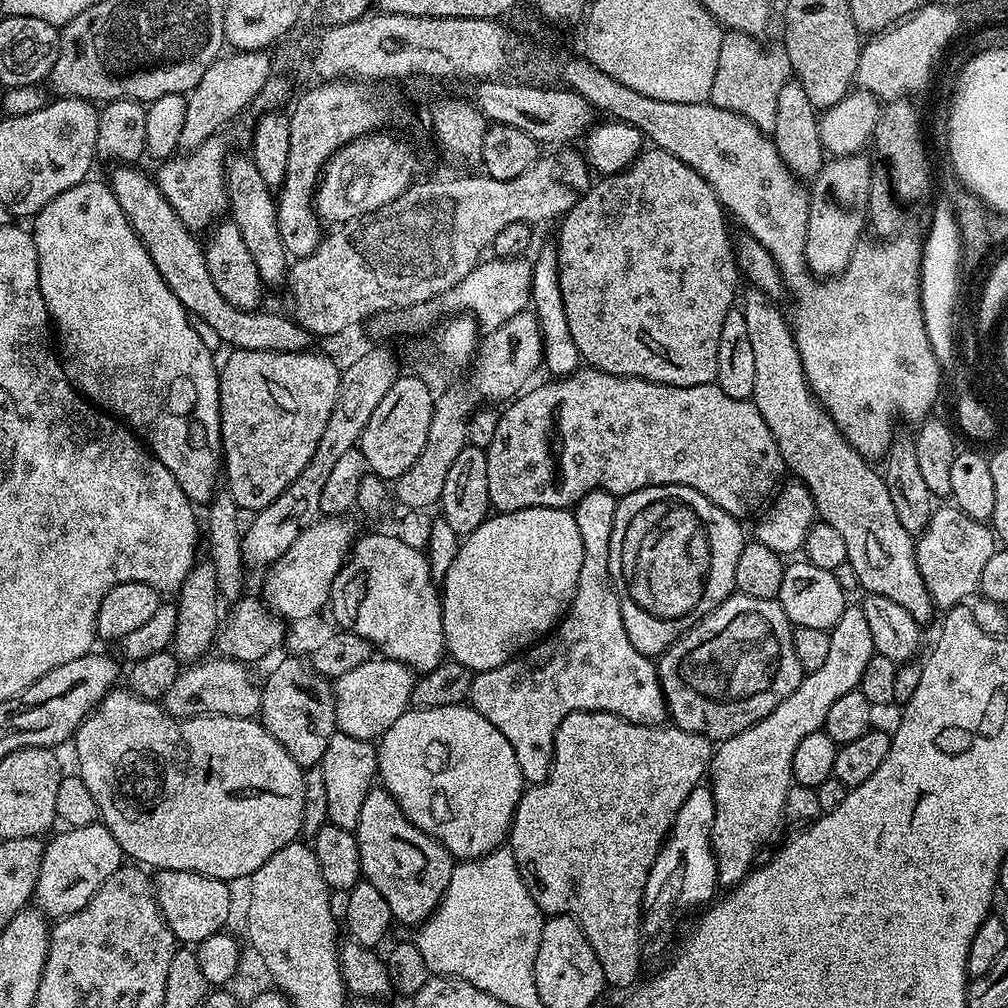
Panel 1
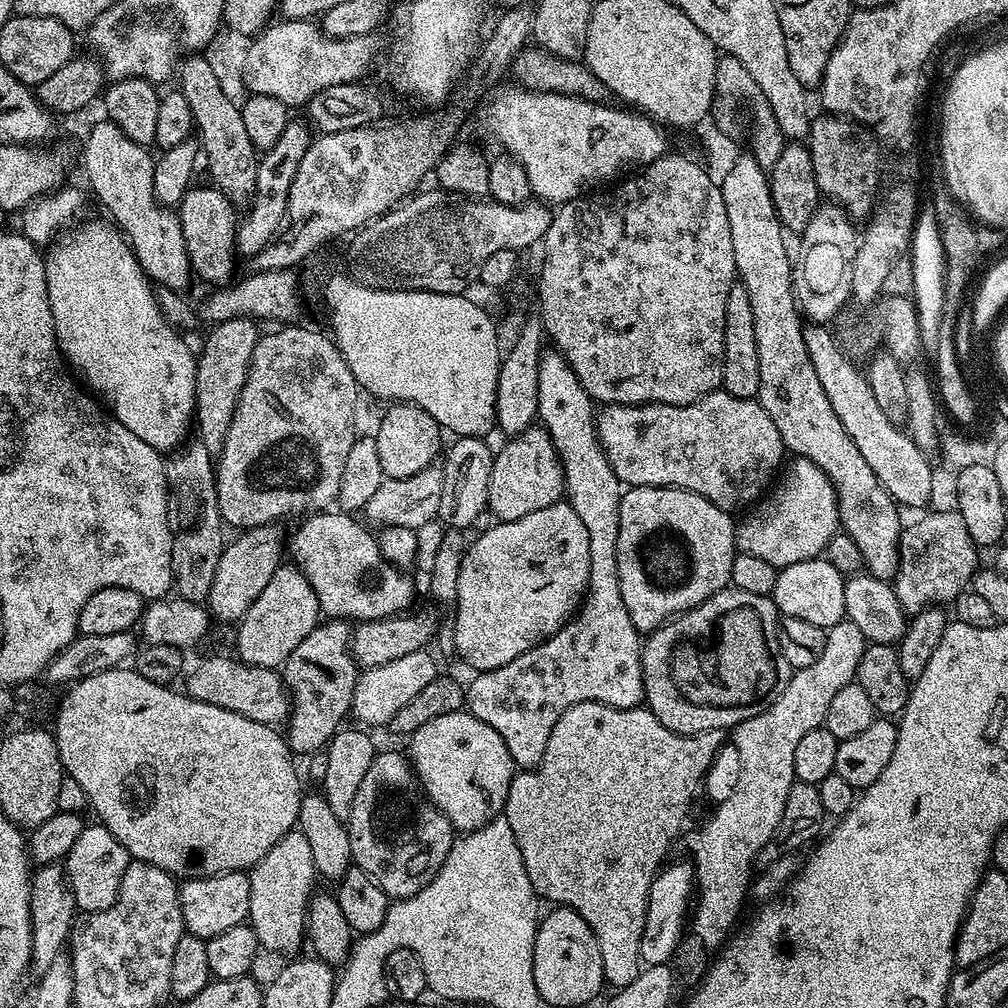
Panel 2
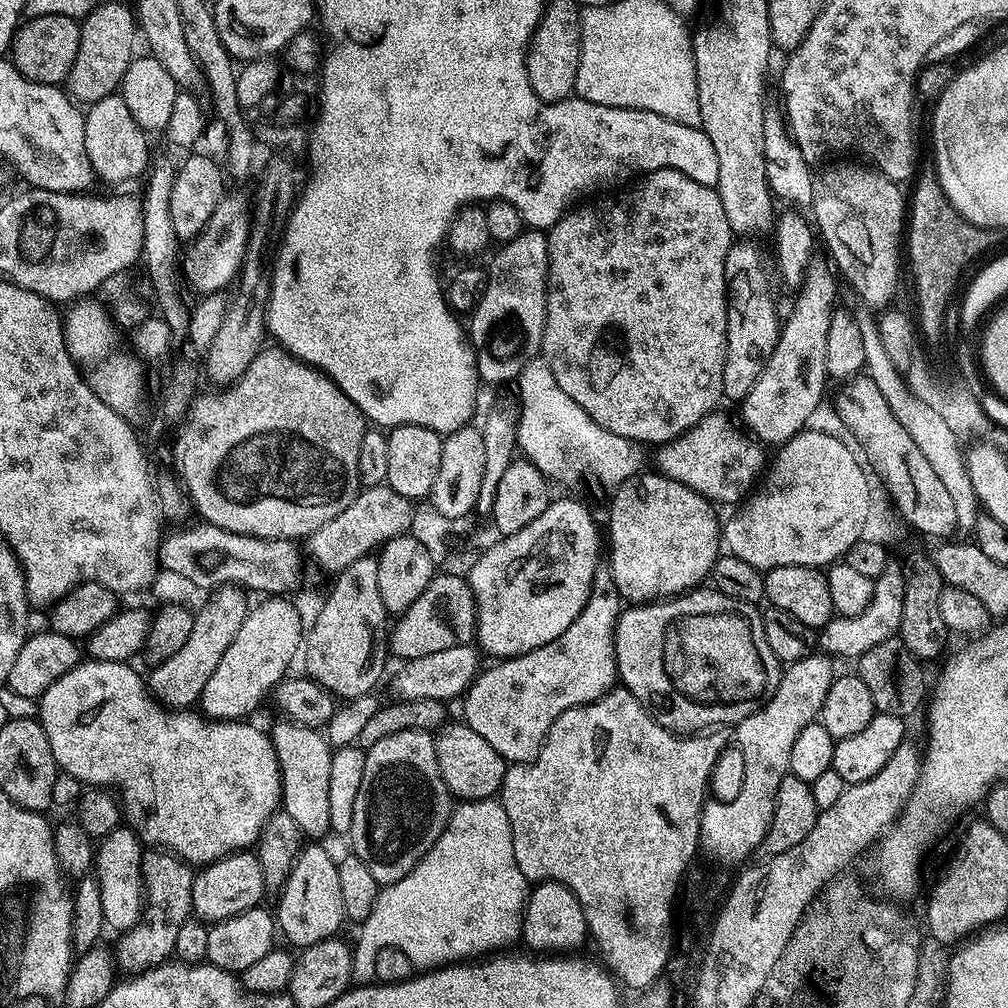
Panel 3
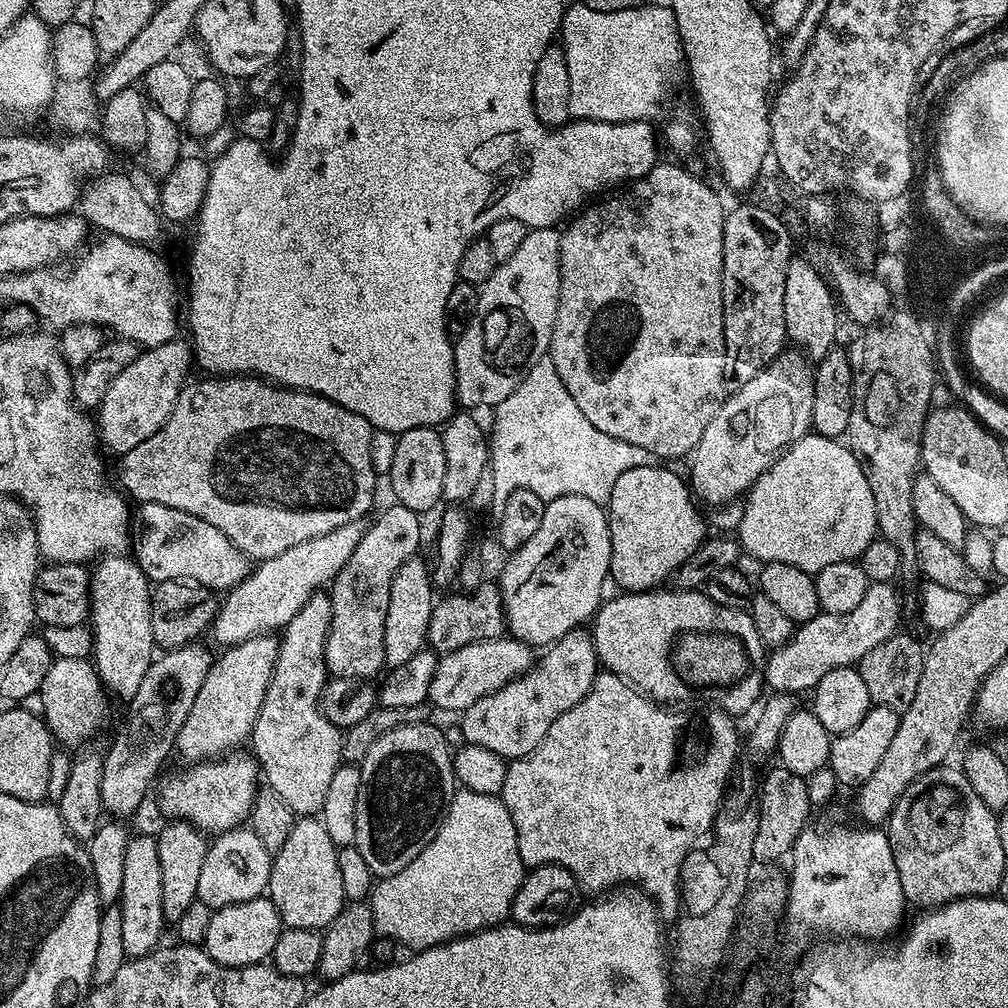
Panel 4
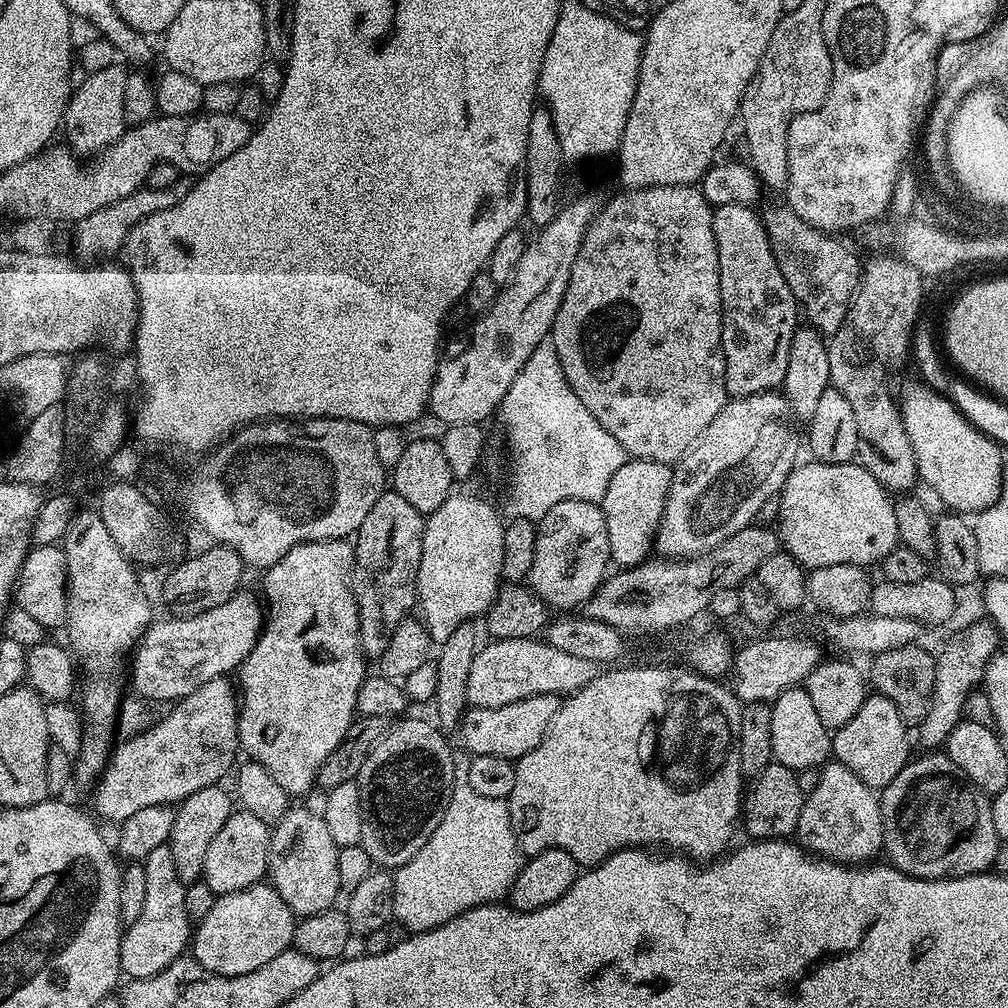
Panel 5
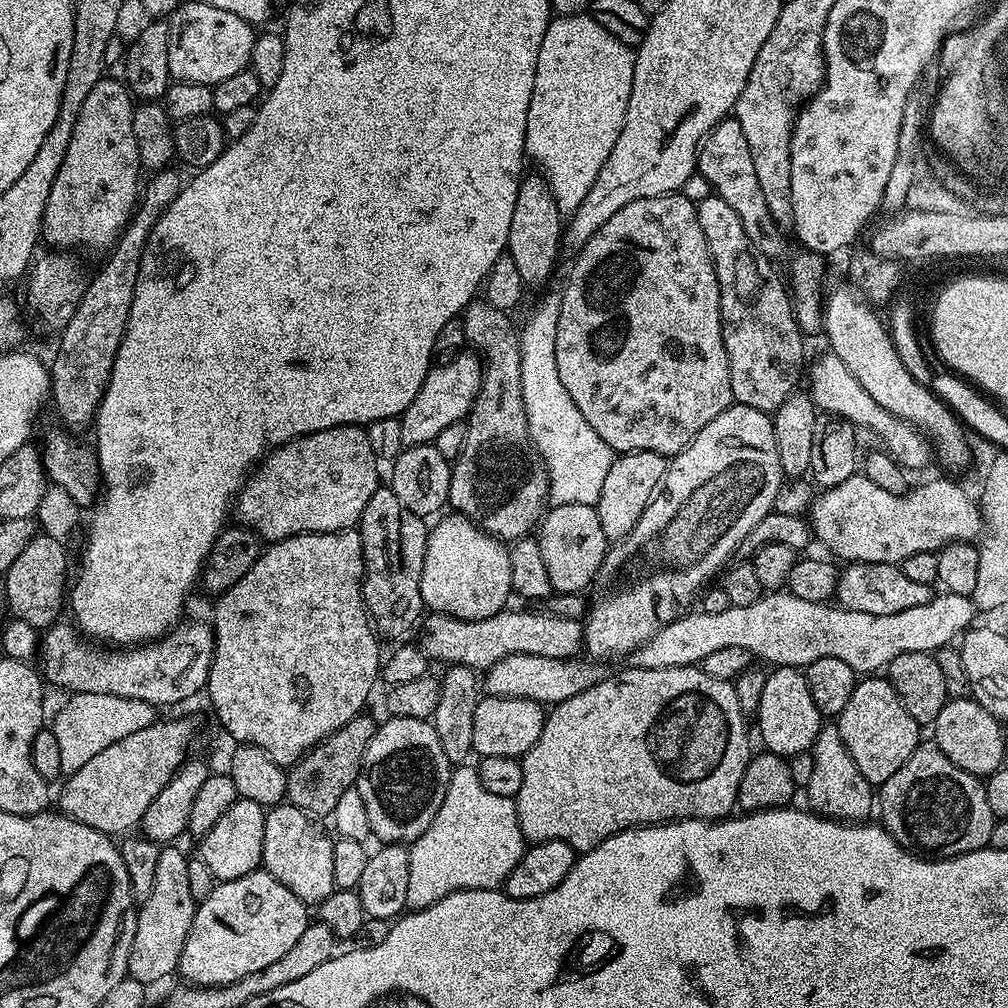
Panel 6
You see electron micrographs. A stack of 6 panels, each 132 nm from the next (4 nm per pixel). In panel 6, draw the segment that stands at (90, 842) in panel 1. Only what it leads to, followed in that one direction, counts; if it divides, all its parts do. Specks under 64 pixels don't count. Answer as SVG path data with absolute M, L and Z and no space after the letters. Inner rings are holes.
M176 846L161 847L158 854L158 867L154 874L154 890L150 898L146 898L134 916L132 929L132 949L128 959L128 976L152 986L159 980L175 973L180 966L182 950L186 946L186 938L190 934L190 926L194 922L198 901L190 894L190 882L186 871L189 857L183 856Z

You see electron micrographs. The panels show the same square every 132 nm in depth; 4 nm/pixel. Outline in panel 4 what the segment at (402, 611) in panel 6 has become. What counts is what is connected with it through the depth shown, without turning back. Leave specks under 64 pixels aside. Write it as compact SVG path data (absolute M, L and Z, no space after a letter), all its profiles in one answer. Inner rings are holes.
M393 503L385 512L375 513L376 521L365 527L358 550L330 584L332 621L324 647L324 666L329 677L341 680L368 680L385 667L384 635L386 610L390 606L390 584L398 566L413 559L422 548L419 538L420 517L406 506Z

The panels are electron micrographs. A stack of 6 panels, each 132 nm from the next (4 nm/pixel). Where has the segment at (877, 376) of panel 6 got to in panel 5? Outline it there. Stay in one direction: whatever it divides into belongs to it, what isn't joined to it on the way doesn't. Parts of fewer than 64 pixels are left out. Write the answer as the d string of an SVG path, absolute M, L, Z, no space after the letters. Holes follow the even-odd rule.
M923 382L915 383L905 390L904 401L900 400L898 405L900 417L906 426L906 438L910 438L910 446L914 450L917 477L948 507L945 509L956 514L981 512L998 498L1000 487L1006 478L1004 460L1000 457L1001 445L977 430L946 397Z

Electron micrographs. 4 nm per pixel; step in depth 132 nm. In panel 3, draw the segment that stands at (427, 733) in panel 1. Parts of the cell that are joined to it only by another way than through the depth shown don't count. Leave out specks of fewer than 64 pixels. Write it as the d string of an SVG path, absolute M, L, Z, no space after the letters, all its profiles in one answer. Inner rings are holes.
M449 723L436 736L436 757L440 777L446 782L449 792L464 802L495 797L504 781L506 762L498 754L498 750L494 750L494 746L486 742L486 738L474 734L474 730L470 730L467 724L451 724Z

